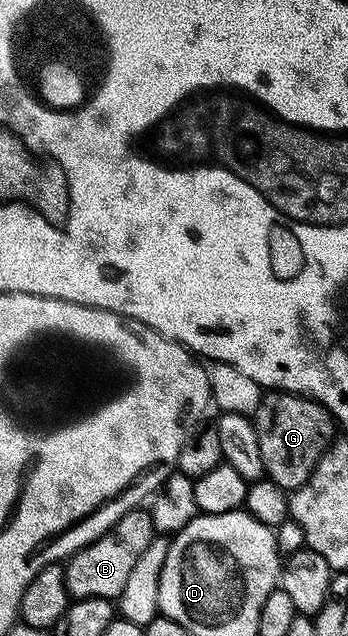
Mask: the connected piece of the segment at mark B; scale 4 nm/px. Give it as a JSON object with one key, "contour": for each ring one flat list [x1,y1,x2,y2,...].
{"contour":[[148,509,132,511,114,529,110,529,96,543,92,543,85,551,79,551,67,560,66,589,72,594,73,600,106,599,119,601,126,591,126,584,133,575,133,570,142,555,157,542,158,534,152,520,152,512]]}

